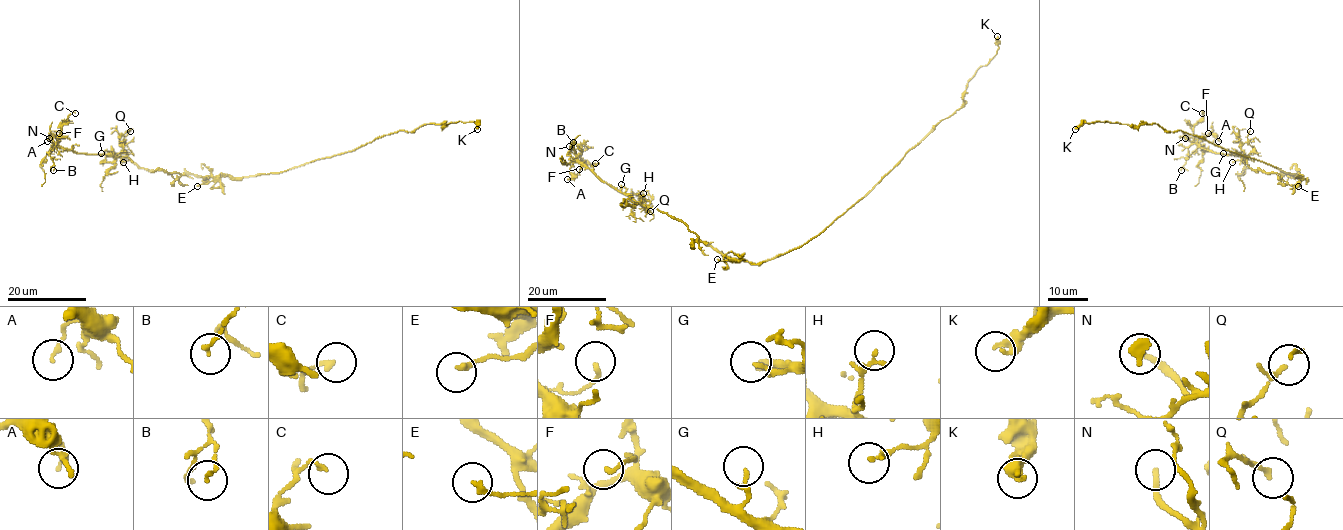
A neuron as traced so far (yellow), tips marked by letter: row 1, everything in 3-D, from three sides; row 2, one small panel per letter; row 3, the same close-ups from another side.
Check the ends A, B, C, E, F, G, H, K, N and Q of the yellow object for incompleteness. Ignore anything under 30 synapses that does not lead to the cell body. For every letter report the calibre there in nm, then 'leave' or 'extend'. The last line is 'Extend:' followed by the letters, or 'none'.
A: calibre 170 nm; leave
B: calibre 140 nm; leave
C: calibre 160 nm; leave
E: calibre 190 nm; leave
F: calibre 140 nm; leave
G: calibre 160 nm; leave
H: calibre 140 nm; leave
K: calibre 320 nm; leave
N: calibre 200 nm; extend
Q: calibre 110 nm; leave
Extend: N

